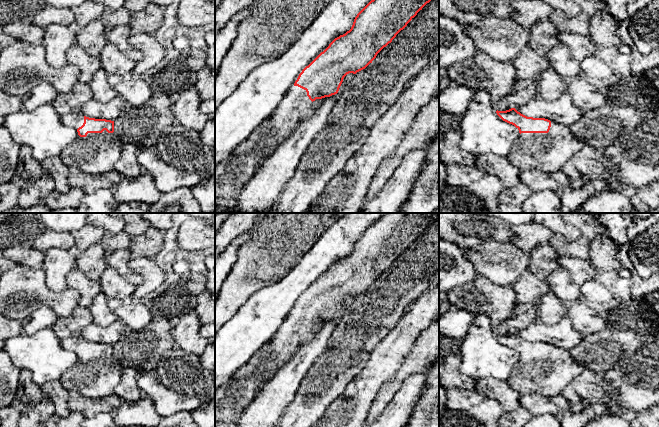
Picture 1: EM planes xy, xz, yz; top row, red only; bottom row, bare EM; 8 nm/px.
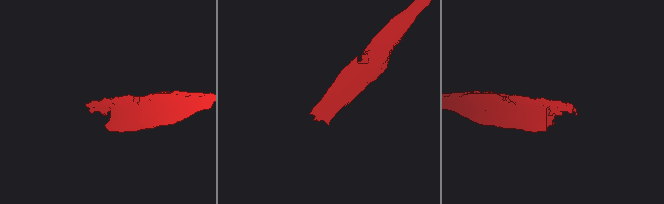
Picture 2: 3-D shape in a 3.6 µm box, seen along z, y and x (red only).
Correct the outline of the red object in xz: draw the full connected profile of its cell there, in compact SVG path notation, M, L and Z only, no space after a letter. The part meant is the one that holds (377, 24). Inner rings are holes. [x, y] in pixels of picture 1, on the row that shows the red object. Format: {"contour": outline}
{"contour": "M371 0L355 17L353 25L345 34L335 38L299 74L291 91L282 99L273 113L270 124L263 130L256 151L261 153L257 169L270 154L284 142L299 122L315 112L316 99L330 97L338 93L344 77L365 69L396 35L431 0Z"}

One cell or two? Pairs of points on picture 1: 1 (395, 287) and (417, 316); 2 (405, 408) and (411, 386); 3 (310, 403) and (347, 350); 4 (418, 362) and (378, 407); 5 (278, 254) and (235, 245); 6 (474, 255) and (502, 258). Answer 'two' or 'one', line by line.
1: two
2: one
3: one
4: one
5: two
6: one

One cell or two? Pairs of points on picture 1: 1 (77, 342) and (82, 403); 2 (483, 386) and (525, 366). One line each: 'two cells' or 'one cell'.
1: two cells
2: two cells

